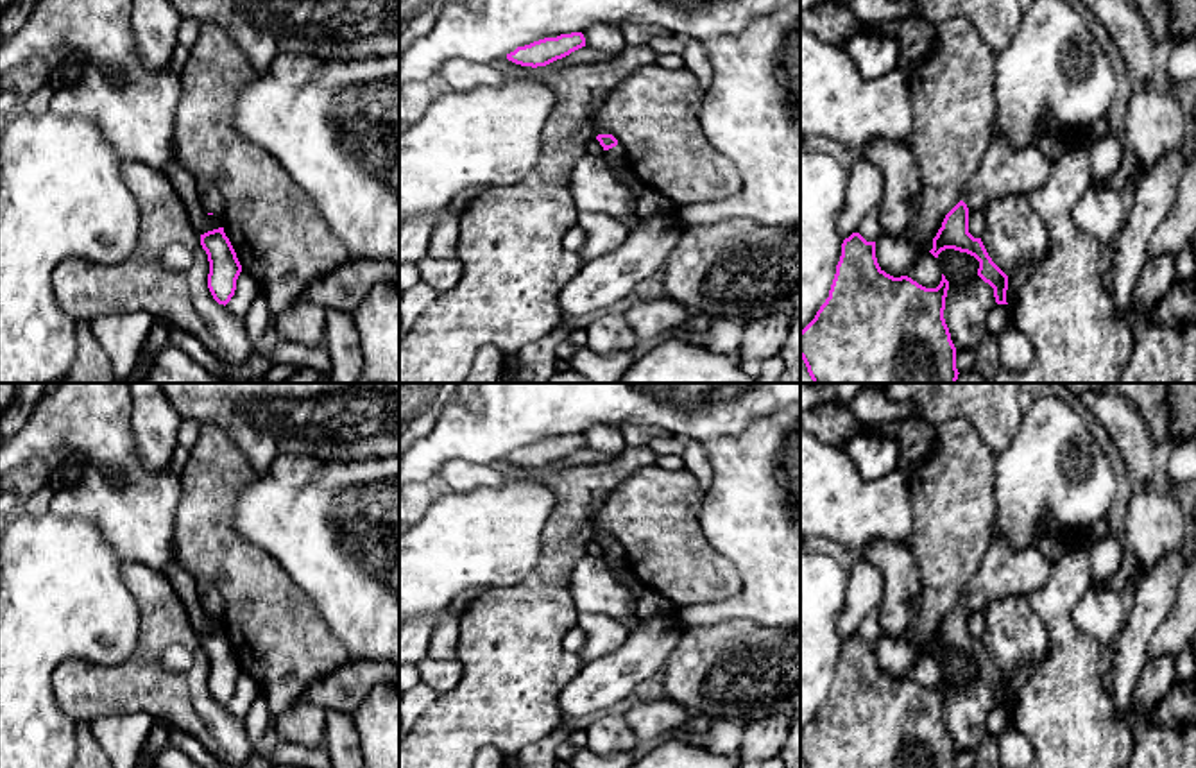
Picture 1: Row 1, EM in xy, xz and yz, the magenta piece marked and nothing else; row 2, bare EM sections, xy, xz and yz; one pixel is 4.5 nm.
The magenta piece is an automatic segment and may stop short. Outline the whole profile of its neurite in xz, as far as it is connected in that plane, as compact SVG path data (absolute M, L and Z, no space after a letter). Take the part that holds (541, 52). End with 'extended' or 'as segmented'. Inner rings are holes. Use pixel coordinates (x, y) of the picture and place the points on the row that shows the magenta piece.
M571 32L517 47L514 52L507 54L507 59L521 66L537 68L562 59L582 47L585 47L584 34Z | as segmented

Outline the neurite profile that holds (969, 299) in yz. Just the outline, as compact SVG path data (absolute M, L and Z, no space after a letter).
M954 249L938 254L949 281L944 319L958 349L978 349L987 337L987 317L997 304L994 288L978 276L979 261Z

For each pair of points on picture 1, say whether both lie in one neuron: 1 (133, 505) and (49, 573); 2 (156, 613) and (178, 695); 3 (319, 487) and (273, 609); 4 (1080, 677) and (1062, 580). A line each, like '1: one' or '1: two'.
1: two
2: one
3: two
4: one

